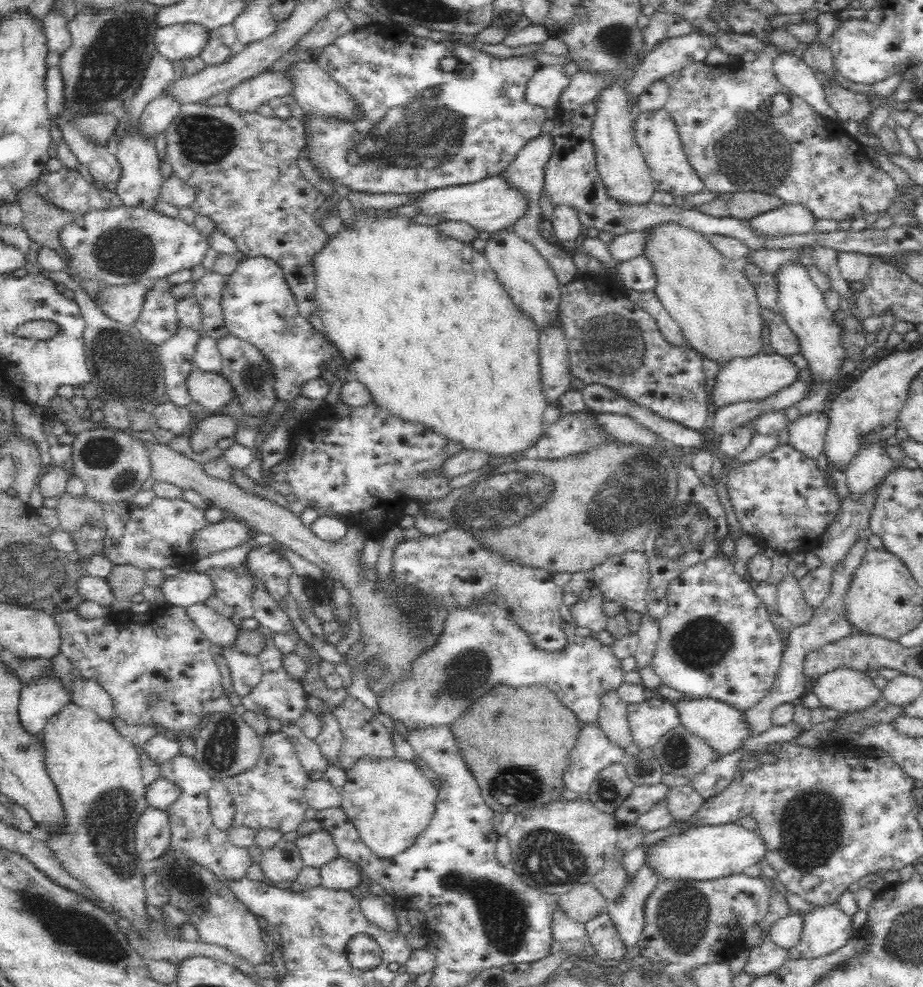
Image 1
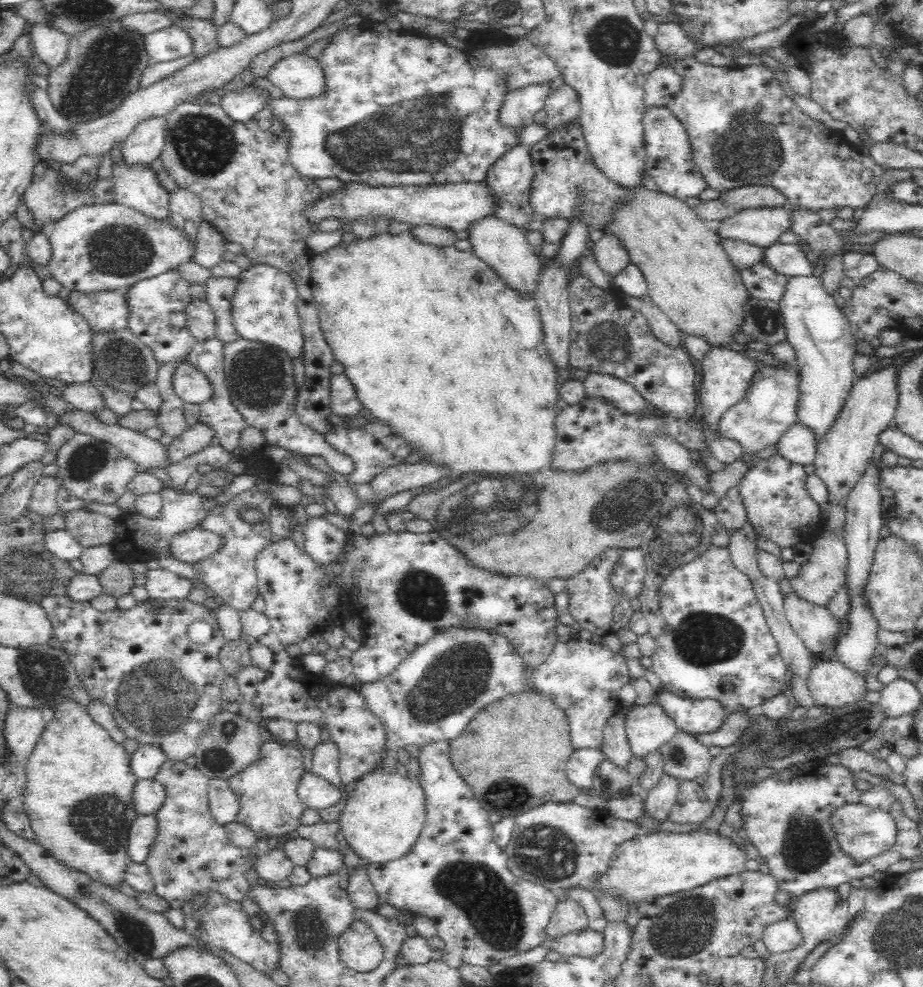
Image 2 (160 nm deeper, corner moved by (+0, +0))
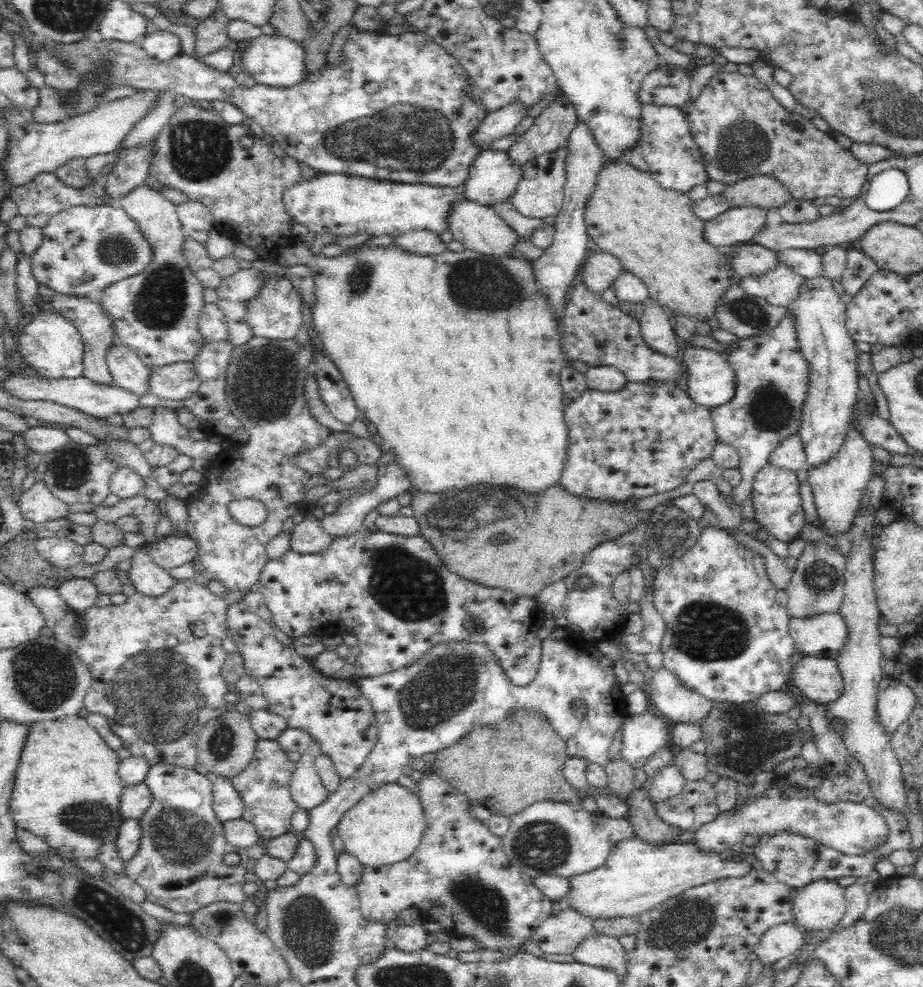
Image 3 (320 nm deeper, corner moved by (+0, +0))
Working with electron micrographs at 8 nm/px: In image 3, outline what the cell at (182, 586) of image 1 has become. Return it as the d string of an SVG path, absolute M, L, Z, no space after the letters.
M146 545L135 548L128 578L136 591L153 597L166 594L177 582L177 578L170 574L170 570L162 568L154 562Z

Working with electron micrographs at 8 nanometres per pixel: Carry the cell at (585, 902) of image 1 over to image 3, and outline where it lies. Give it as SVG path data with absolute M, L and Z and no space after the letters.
M566 906L537 926L531 938L546 954L571 954L580 942L596 934L593 926L592 917Z

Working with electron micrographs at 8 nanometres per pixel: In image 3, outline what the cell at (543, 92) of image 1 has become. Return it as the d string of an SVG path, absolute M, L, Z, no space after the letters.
M512 101L490 111L485 122L474 134L474 141L478 142L478 145L484 143L489 147L498 138L516 132L518 124L528 116L528 109L524 101Z

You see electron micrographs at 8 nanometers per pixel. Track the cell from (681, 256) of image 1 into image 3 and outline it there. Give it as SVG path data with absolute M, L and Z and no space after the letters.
M624 161L620 164L607 162L600 170L594 194L586 206L585 219L589 237L598 248L616 255L624 270L645 282L649 297L676 317L690 318L694 322L717 320L718 302L726 290L740 282L741 277L733 269L731 258L721 247L706 241L706 221L694 214L693 201L686 193L662 188L648 172L642 172Z

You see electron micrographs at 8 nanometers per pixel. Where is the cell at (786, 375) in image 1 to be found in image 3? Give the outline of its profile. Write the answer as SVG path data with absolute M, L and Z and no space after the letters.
M688 346L679 354L679 357L687 367L685 388L694 403L704 406L708 410L714 410L734 399L738 377L730 360L723 352Z

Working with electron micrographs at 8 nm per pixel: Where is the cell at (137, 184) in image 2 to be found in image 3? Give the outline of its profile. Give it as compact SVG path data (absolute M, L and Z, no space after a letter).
M142 183L118 198L117 205L138 222L140 229L153 242L154 261L141 274L102 291L100 302L114 320L116 335L151 371L176 362L194 362L205 343L196 324L200 307L205 303L204 287L183 259L181 238L184 231L176 214L176 204L164 198L160 191Z

